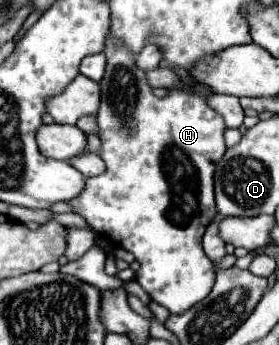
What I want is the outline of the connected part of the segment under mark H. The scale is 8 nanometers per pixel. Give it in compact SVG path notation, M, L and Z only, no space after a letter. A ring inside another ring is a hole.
M106 39L104 53L108 65L106 75L100 81L102 103L98 111L98 125L102 141L100 157L106 163L106 173L100 177L90 177L86 181L86 189L72 199L70 205L90 223L90 227L136 257L140 263L136 281L150 295L150 299L164 305L170 313L184 313L202 301L214 285L214 263L202 249L202 235L216 215L214 169L226 151L226 125L222 115L208 105L206 97L212 95L212 91L206 85L190 83L186 85L190 91L172 87L166 97L158 99L146 83L146 75L142 71L124 71L116 77L116 63L134 63L134 55L130 55L126 47L114 47L114 43Z

